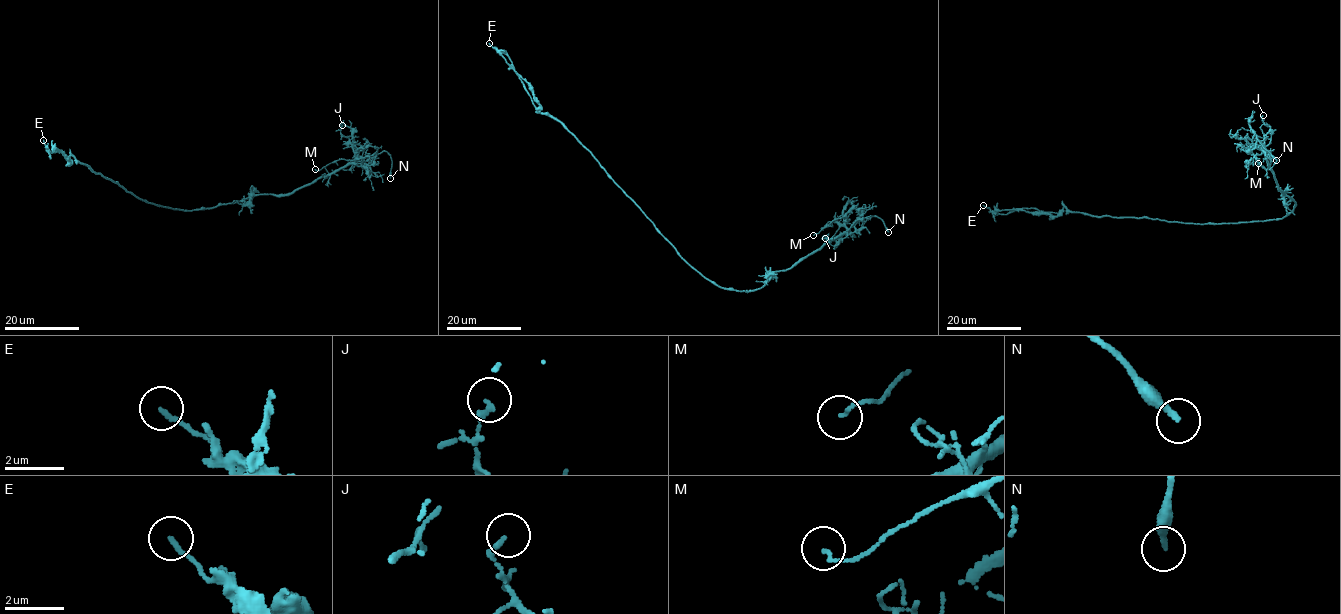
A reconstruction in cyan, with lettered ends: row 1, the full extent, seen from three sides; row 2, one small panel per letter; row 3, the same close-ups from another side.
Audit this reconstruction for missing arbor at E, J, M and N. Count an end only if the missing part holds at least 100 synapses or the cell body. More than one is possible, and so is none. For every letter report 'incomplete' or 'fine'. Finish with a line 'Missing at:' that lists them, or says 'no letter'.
E: fine
J: fine
M: fine
N: incomplete
Missing at: N

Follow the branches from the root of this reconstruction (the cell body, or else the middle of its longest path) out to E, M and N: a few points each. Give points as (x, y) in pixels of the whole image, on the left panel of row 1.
E: (164, 206), (135, 197), (72, 156), (66, 159), (64, 151), (49, 152), (43, 140)
M: (164, 206), (191, 211), (256, 194), (289, 194), (357, 157), (315, 169)
N: (164, 206), (191, 211), (256, 194), (289, 194), (383, 151), (391, 161), (390, 178)

